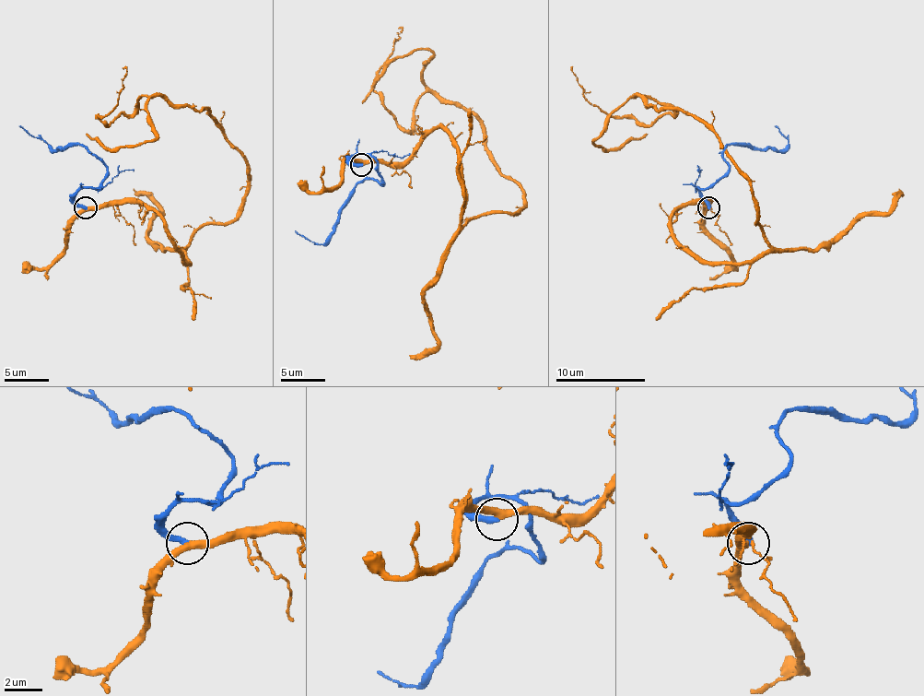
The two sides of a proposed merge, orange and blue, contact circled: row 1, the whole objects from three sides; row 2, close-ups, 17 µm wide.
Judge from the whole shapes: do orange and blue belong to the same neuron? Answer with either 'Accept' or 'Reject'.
Accept

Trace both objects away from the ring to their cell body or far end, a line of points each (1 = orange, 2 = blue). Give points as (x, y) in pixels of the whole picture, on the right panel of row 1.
1: (709, 208), (673, 235), (767, 249), (711, 130), (644, 96), (673, 114), (608, 116), (572, 67)
2: (709, 208), (697, 188), (707, 188), (729, 166), (722, 150), (731, 143), (778, 150), (788, 146), (774, 125)

